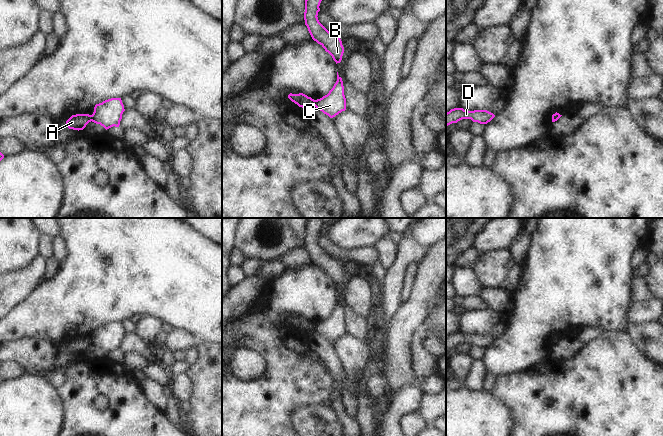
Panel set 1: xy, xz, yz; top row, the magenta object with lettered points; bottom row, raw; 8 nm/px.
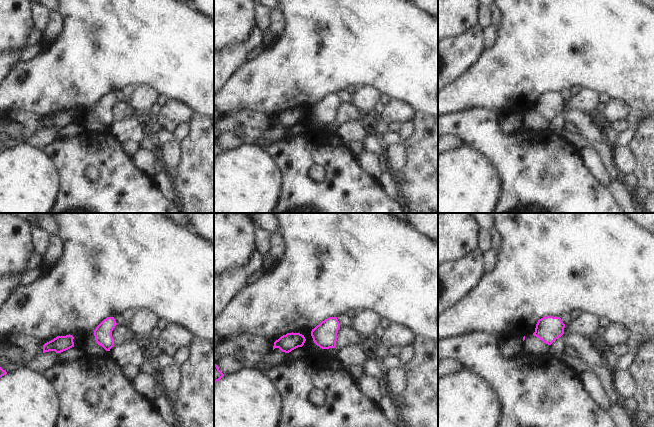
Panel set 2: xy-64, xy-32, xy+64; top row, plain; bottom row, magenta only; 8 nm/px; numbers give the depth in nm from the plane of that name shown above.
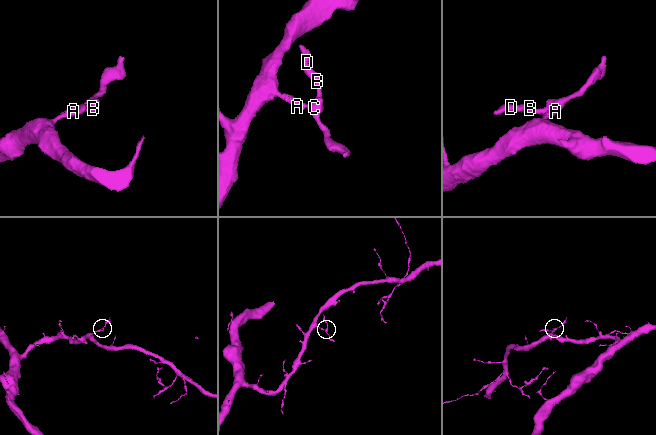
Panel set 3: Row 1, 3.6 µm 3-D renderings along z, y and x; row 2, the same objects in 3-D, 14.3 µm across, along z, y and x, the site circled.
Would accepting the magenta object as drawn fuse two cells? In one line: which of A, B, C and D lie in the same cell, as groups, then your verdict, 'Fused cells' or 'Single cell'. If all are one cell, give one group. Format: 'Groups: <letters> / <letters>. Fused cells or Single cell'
Groups: A / B C D. Fused cells

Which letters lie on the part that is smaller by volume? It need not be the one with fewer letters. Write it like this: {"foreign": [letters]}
{"foreign": ["B", "C", "D"]}

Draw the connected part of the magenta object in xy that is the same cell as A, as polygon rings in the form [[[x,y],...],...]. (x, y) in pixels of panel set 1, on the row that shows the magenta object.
[[[76,114],[72,115],[67,121],[66,124],[69,129],[73,130],[83,130],[86,125],[92,121],[92,117],[89,114]]]

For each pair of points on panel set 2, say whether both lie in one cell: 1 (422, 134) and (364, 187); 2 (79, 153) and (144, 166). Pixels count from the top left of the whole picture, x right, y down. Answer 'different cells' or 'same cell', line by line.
1: different cells
2: different cells

